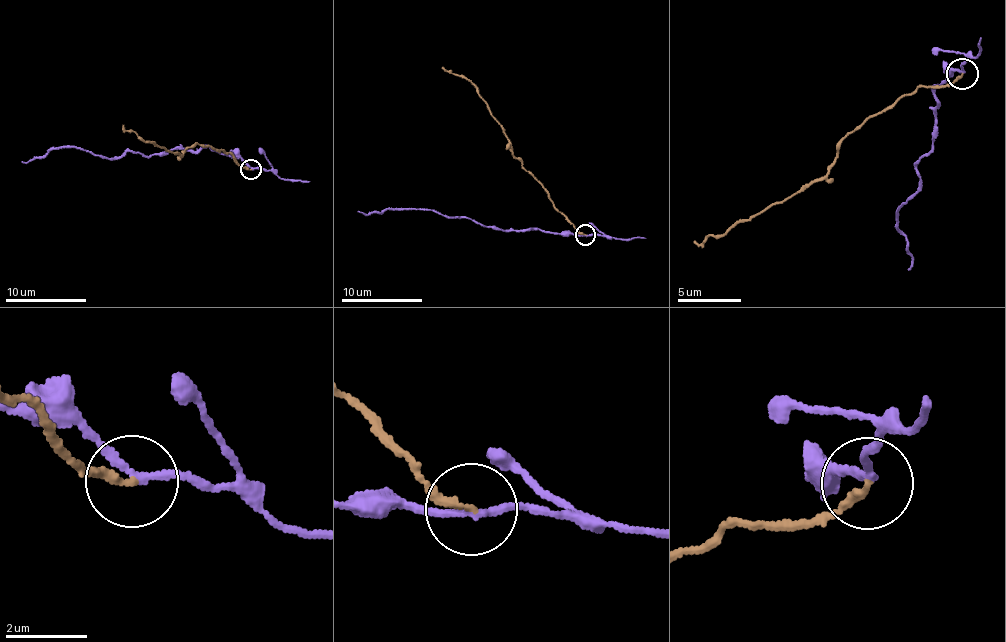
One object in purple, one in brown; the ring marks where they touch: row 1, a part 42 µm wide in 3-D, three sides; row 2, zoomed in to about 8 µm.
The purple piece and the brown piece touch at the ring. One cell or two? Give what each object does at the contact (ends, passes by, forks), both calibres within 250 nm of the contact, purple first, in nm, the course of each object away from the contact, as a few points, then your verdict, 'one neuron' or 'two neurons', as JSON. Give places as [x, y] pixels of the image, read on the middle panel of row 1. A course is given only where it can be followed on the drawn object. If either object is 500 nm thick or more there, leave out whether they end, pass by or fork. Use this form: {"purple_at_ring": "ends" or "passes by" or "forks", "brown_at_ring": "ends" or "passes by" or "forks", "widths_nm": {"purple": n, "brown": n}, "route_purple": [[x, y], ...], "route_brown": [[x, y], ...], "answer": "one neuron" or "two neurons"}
{"purple_at_ring": "passes by", "brown_at_ring": "ends", "widths_nm": {"purple": 170, "brown": 190}, "route_purple": [[586, 234], [531, 229], [496, 229], [421, 208], [394, 207], [377, 213], [358, 211]], "route_brown": [[586, 234], [557, 210], [548, 193], [525, 169], [509, 143], [505, 130], [469, 80], [442, 67]], "answer": "two neurons"}

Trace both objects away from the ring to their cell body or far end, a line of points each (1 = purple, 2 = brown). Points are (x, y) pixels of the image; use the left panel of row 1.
1: (251, 168), (240, 158), (200, 147), (147, 156), (124, 152), (111, 158), (62, 147), (22, 161)
2: (251, 168), (240, 166), (227, 151), (198, 143), (180, 155), (147, 141), (123, 125)

